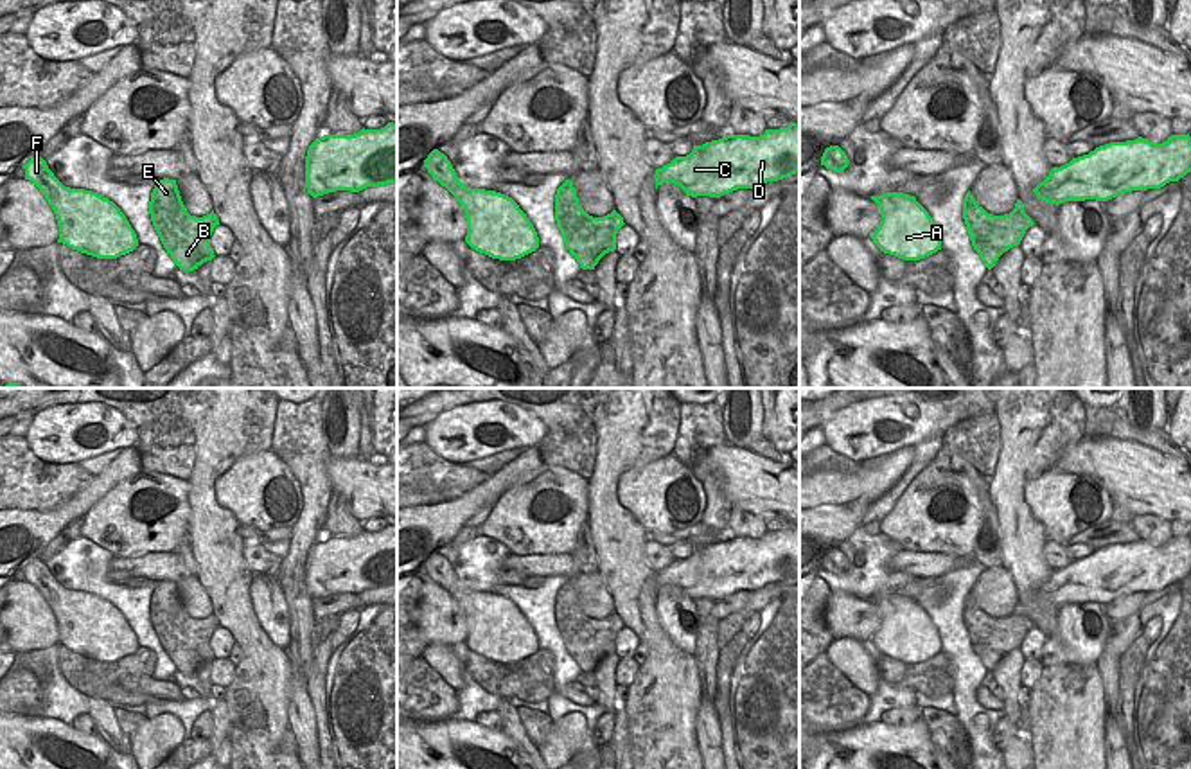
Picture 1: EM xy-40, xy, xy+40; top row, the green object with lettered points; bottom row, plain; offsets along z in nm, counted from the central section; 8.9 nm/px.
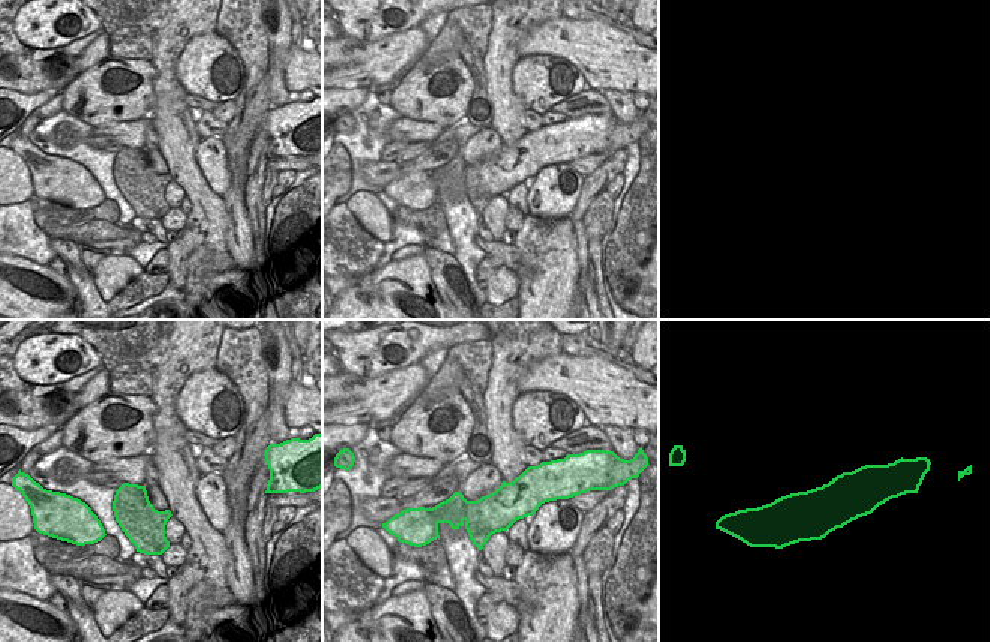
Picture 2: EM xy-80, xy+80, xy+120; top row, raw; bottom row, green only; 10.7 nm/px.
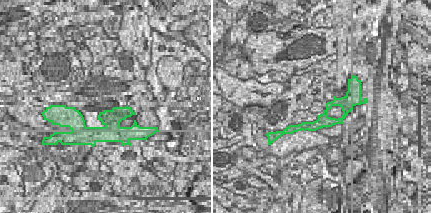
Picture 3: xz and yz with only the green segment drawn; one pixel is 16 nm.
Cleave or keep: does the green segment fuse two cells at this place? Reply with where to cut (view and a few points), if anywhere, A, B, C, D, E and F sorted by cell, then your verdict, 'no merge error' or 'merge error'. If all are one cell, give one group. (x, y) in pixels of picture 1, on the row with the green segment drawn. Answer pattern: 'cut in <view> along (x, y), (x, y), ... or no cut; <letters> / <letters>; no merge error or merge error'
cut in xy+40 along (1010, 212), (1026, 218), (1032, 225); A C D F / B E; merge error

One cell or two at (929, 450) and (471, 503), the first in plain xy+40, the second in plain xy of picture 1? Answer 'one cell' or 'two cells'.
one cell

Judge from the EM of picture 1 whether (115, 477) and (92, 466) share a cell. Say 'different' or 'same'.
different

